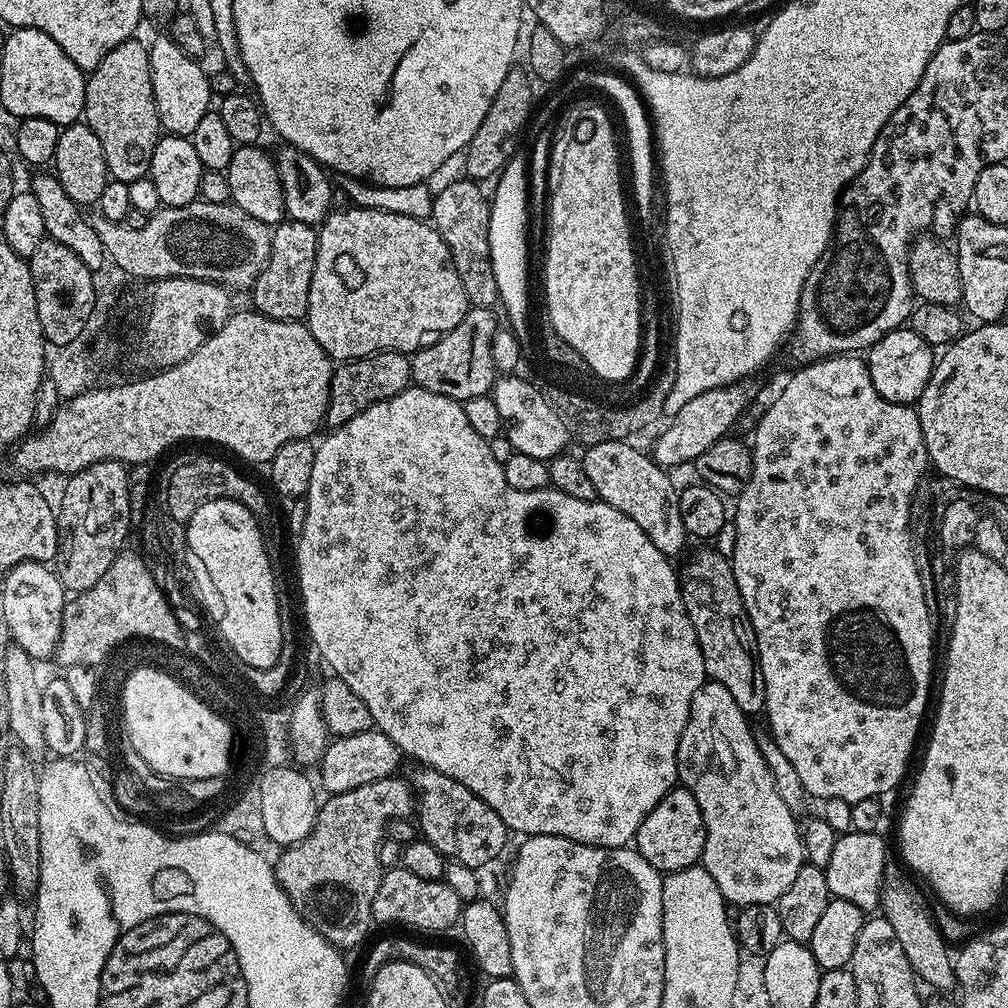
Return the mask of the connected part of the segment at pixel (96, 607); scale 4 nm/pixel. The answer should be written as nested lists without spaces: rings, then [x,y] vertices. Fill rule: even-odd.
[[[130,548],[121,549],[110,570],[106,570],[90,590],[75,593],[65,603],[54,660],[64,668],[75,664],[100,666],[105,663],[104,654],[111,645],[134,634],[180,644],[184,626],[171,612],[172,608],[147,564]]]

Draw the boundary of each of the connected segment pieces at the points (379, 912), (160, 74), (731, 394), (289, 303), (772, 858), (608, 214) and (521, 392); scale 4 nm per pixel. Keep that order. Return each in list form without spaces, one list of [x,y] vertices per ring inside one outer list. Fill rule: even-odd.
[[[403,866],[389,868],[381,875],[378,894],[374,894],[372,918],[379,924],[405,924],[420,932],[444,932],[460,918],[462,902],[443,879],[427,880],[410,874]]]
[[[171,38],[151,41],[148,57],[150,58],[150,82],[154,86],[154,102],[158,110],[160,127],[165,133],[174,136],[191,137],[198,122],[210,111],[208,104],[212,100],[212,84],[204,73],[204,64],[190,58],[184,51],[178,50]]]
[[[743,383],[728,384],[724,388],[706,390],[706,394],[698,394],[698,398],[690,398],[676,416],[671,417],[668,429],[653,442],[650,455],[661,468],[673,470],[679,464],[691,465],[714,442],[725,439],[728,432],[736,424],[736,419],[744,412],[748,404],[748,392]]]
[[[289,218],[281,220],[272,228],[270,258],[266,258],[266,266],[262,266],[250,289],[251,307],[255,311],[275,320],[303,321],[307,317],[310,282],[314,278],[314,262],[318,254],[316,233],[315,227]]]
[[[705,679],[704,685],[694,694],[694,702],[690,702],[690,718],[678,742],[676,775],[679,783],[694,794],[698,810],[702,810],[702,866],[710,878],[718,882],[718,890],[722,890],[725,901],[732,906],[775,905],[776,899],[786,894],[793,884],[800,865],[805,863],[802,828],[799,823],[796,825],[797,813],[788,809],[778,790],[774,790],[774,778],[770,778],[770,770],[756,748],[756,738],[753,729],[748,729],[748,720],[726,686],[716,680]]]
[[[592,104],[589,108],[580,108],[576,112],[576,117],[568,124],[568,141],[564,144],[564,149],[560,152],[560,177],[555,177],[554,187],[550,192],[550,199],[547,201],[547,211],[546,211],[546,255],[542,260],[542,291],[544,297],[544,303],[547,305],[547,311],[550,322],[553,323],[553,328],[558,335],[566,340],[586,360],[586,365],[590,366],[593,377],[599,378],[600,376],[604,380],[624,380],[628,375],[635,373],[637,371],[637,361],[640,358],[641,351],[641,339],[642,339],[642,321],[641,321],[641,299],[636,294],[636,276],[632,276],[632,252],[628,252],[628,228],[624,228],[624,208],[620,204],[620,188],[616,188],[616,175],[618,169],[622,167],[622,152],[618,147],[616,149],[616,134],[618,138],[618,132],[615,128],[612,129],[612,120],[608,117],[608,112],[604,108],[599,108],[598,105]]]
[[[504,374],[497,379],[491,393],[492,401],[498,406],[498,414],[502,414],[503,439],[508,439],[512,452],[530,454],[530,458],[553,460],[561,455],[570,441],[570,435],[564,422],[554,414],[553,407],[535,388],[530,380],[520,374]]]

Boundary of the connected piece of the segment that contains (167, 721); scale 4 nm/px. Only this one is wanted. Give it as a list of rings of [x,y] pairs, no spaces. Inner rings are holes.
[[[140,666],[136,670],[137,672],[129,674],[124,692],[122,691],[126,740],[133,744],[153,771],[169,781],[172,779],[187,782],[192,779],[223,777],[226,758],[224,724],[219,724],[216,716],[206,714],[200,707],[194,706],[192,698],[186,698],[186,694],[179,692],[176,684],[171,684],[173,677],[153,667]]]

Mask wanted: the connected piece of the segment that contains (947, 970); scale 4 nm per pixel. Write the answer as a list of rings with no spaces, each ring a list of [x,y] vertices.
[[[891,886],[885,887],[881,892],[880,912],[893,927],[894,934],[897,935],[902,950],[906,952],[906,958],[909,959],[913,972],[923,983],[925,981],[936,989],[937,993],[944,996],[953,995],[959,984],[951,953],[948,954],[950,948],[947,941],[936,928],[935,921],[926,908],[923,909],[906,889]]]

